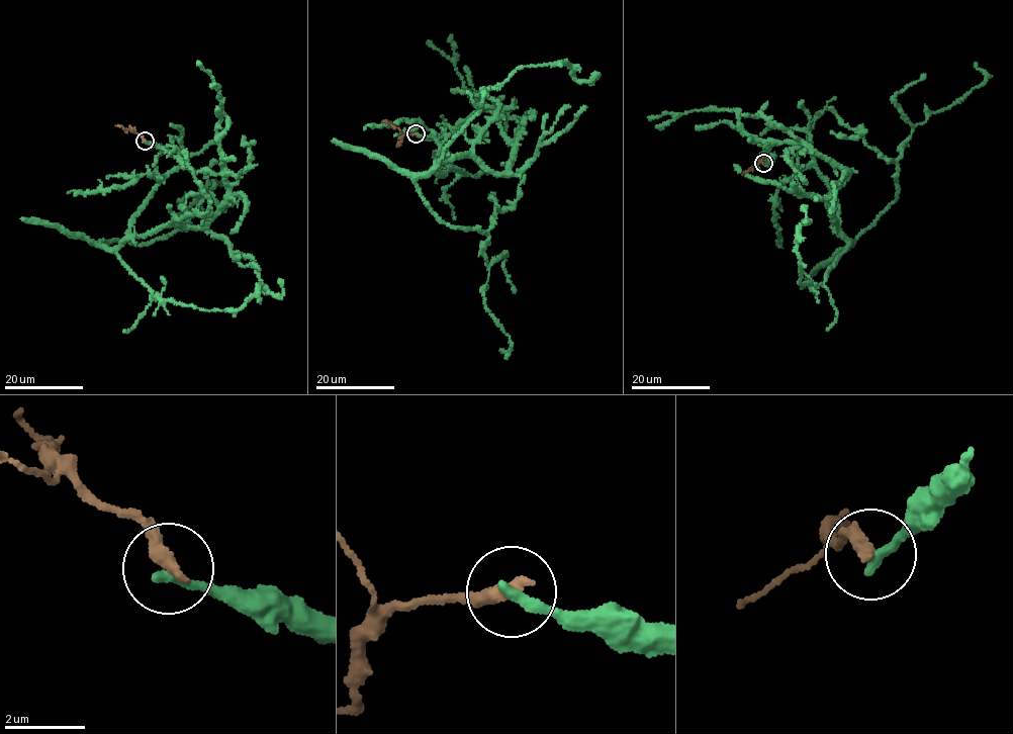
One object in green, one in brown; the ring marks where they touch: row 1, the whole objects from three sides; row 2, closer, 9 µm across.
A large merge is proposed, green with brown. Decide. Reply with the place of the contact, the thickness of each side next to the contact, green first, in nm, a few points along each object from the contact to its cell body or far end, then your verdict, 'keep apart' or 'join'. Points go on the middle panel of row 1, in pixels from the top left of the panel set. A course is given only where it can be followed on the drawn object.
at (416, 133); 280 nm thick on the green side, 400 nm on the other; green runs (415, 133), (501, 112), (509, 170), (453, 157), (415, 181), (440, 219), (487, 236), (499, 350); brown runs (415, 133), (402, 135), (396, 126), (382, 121); keep apart

